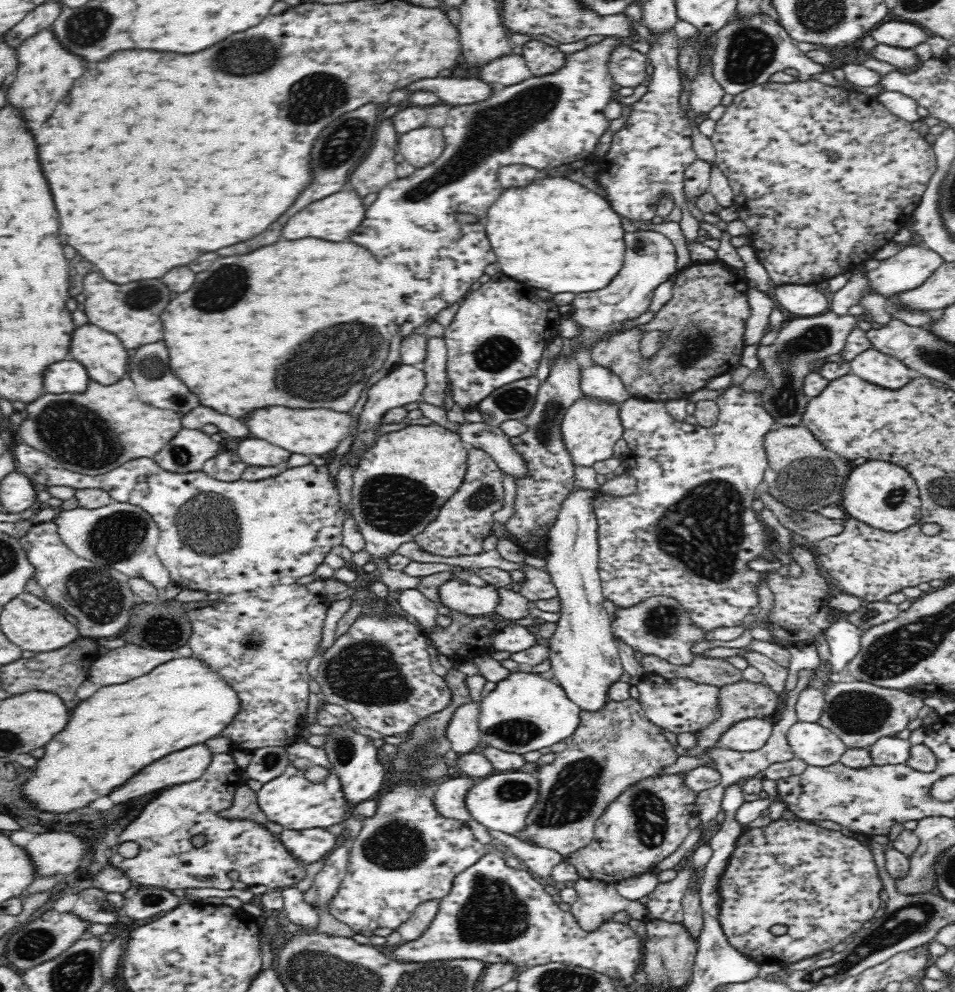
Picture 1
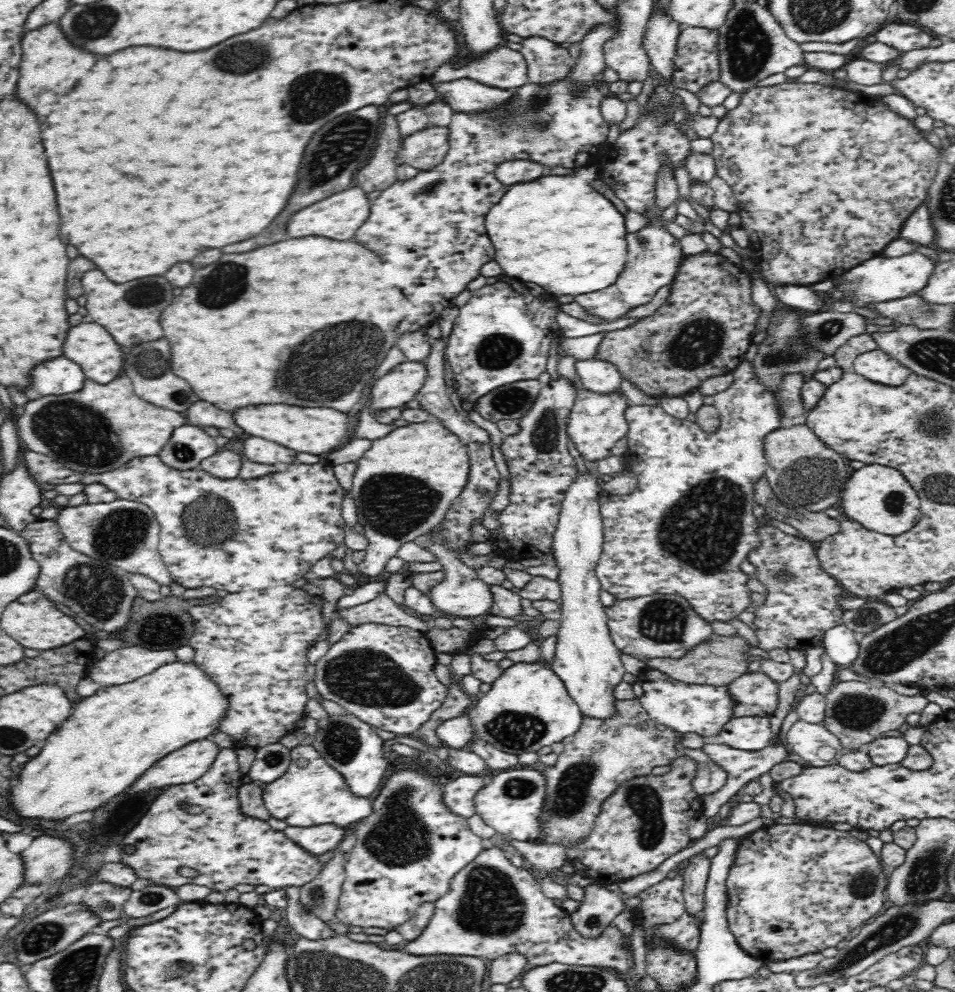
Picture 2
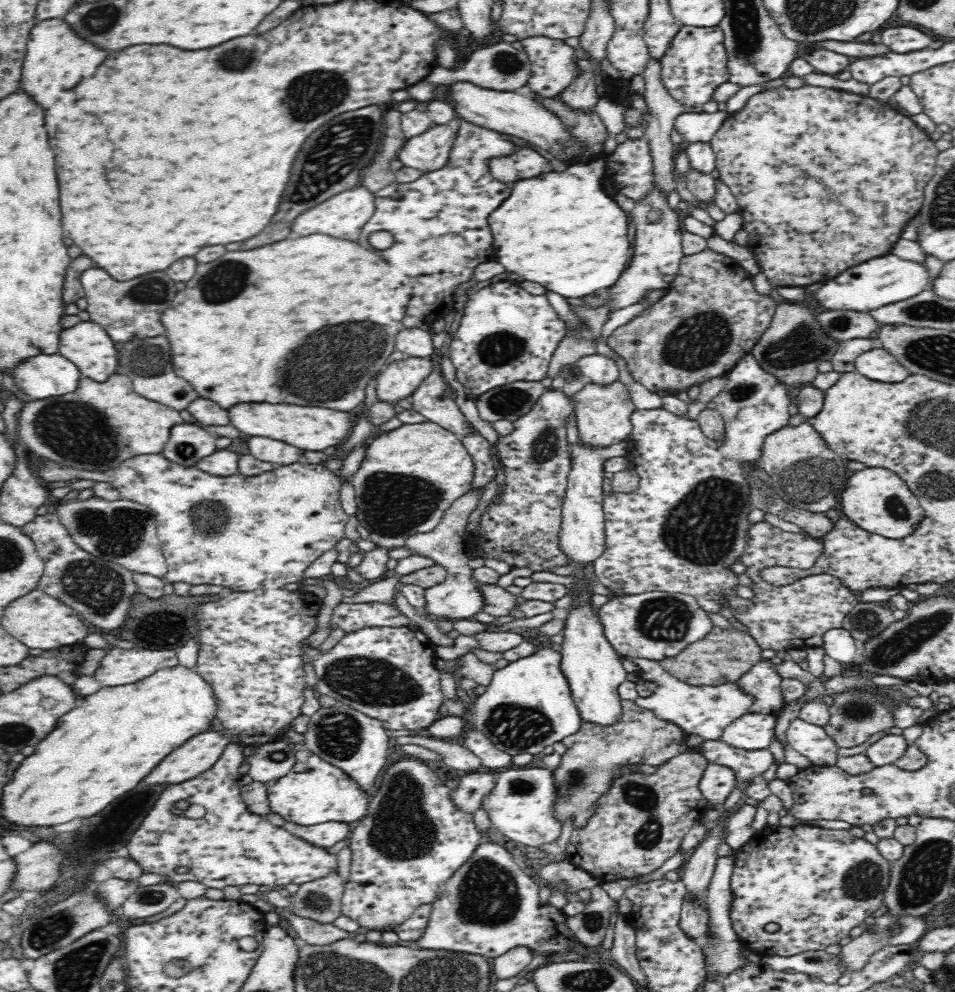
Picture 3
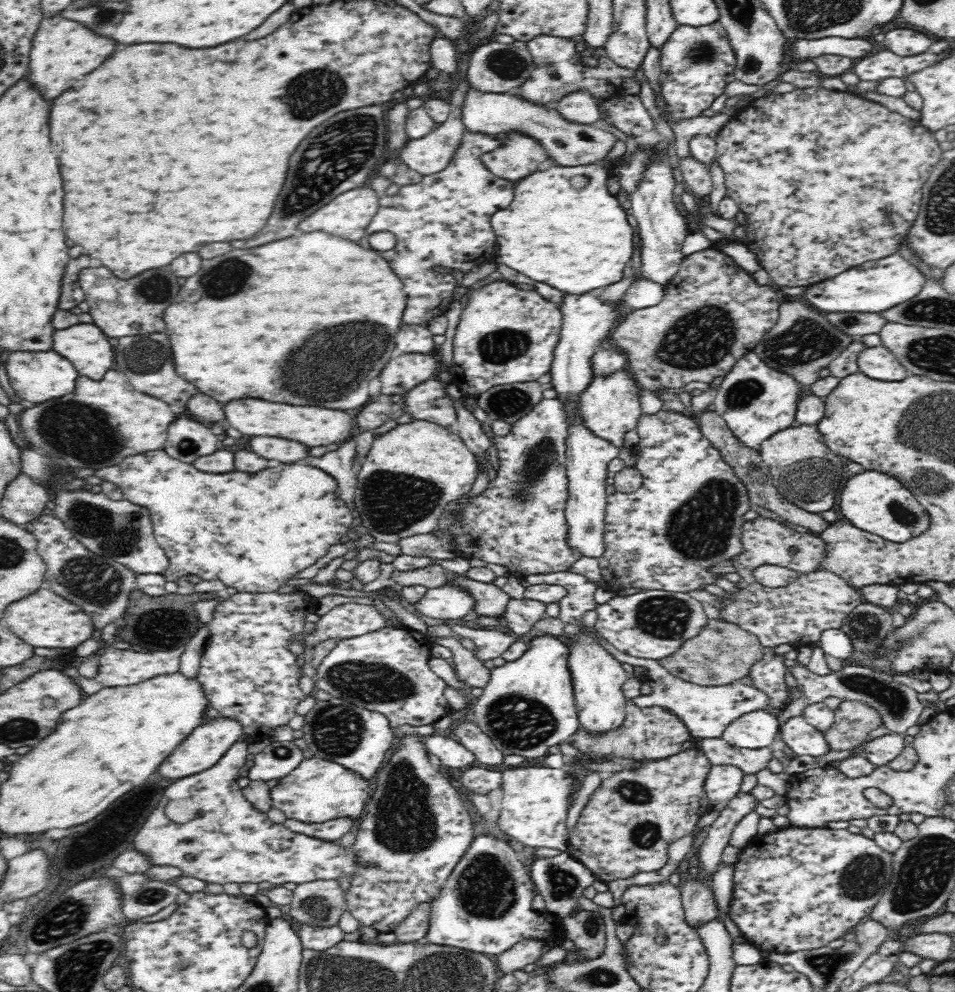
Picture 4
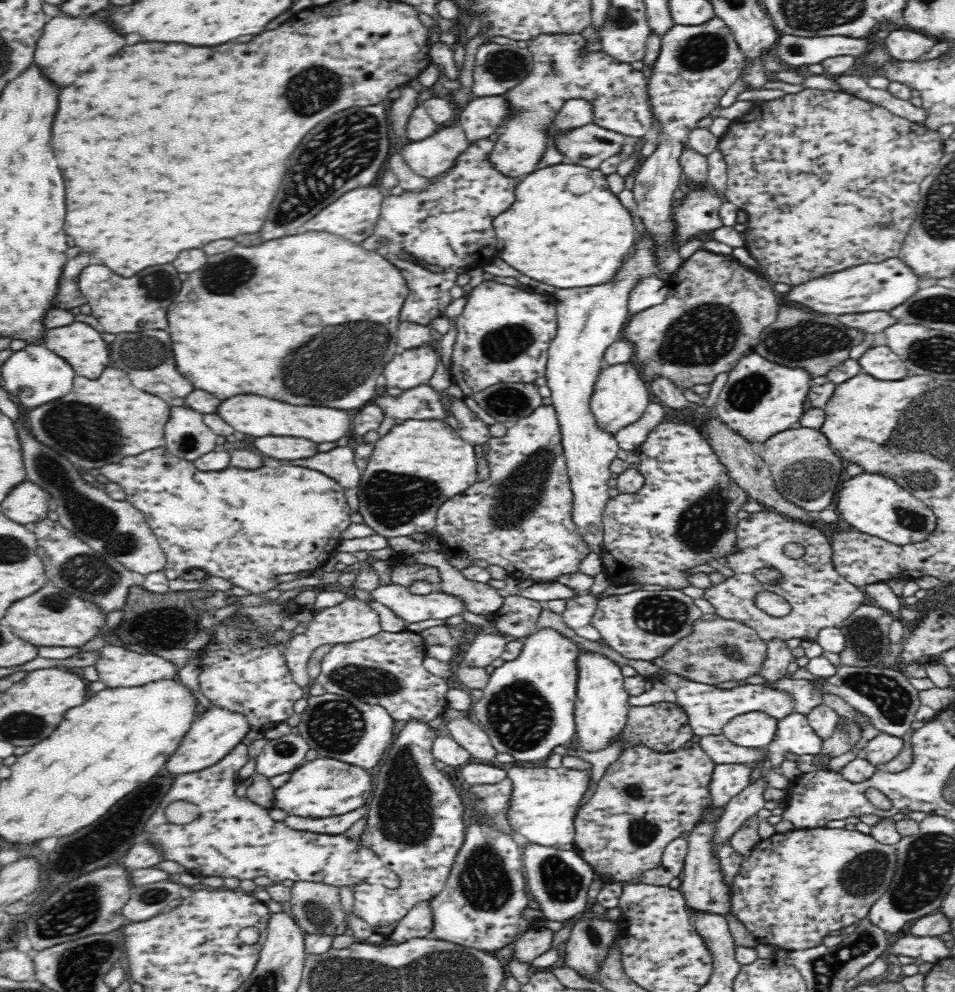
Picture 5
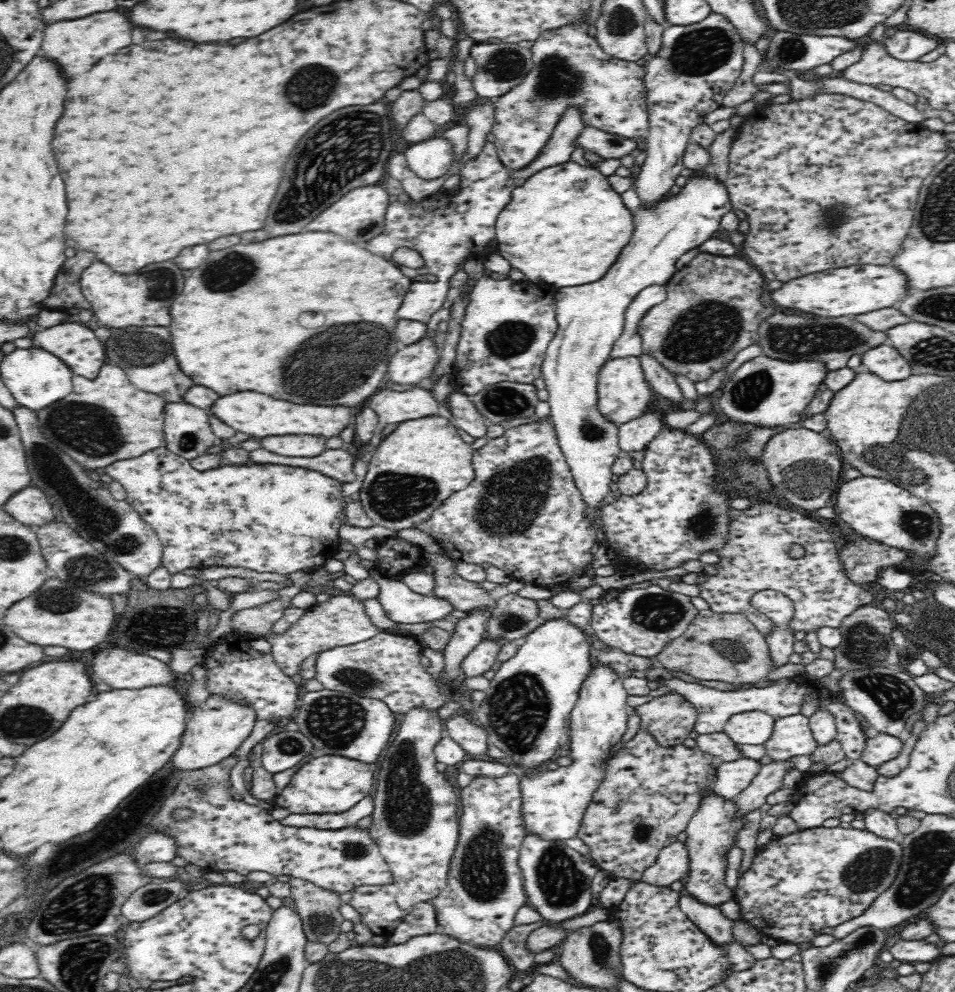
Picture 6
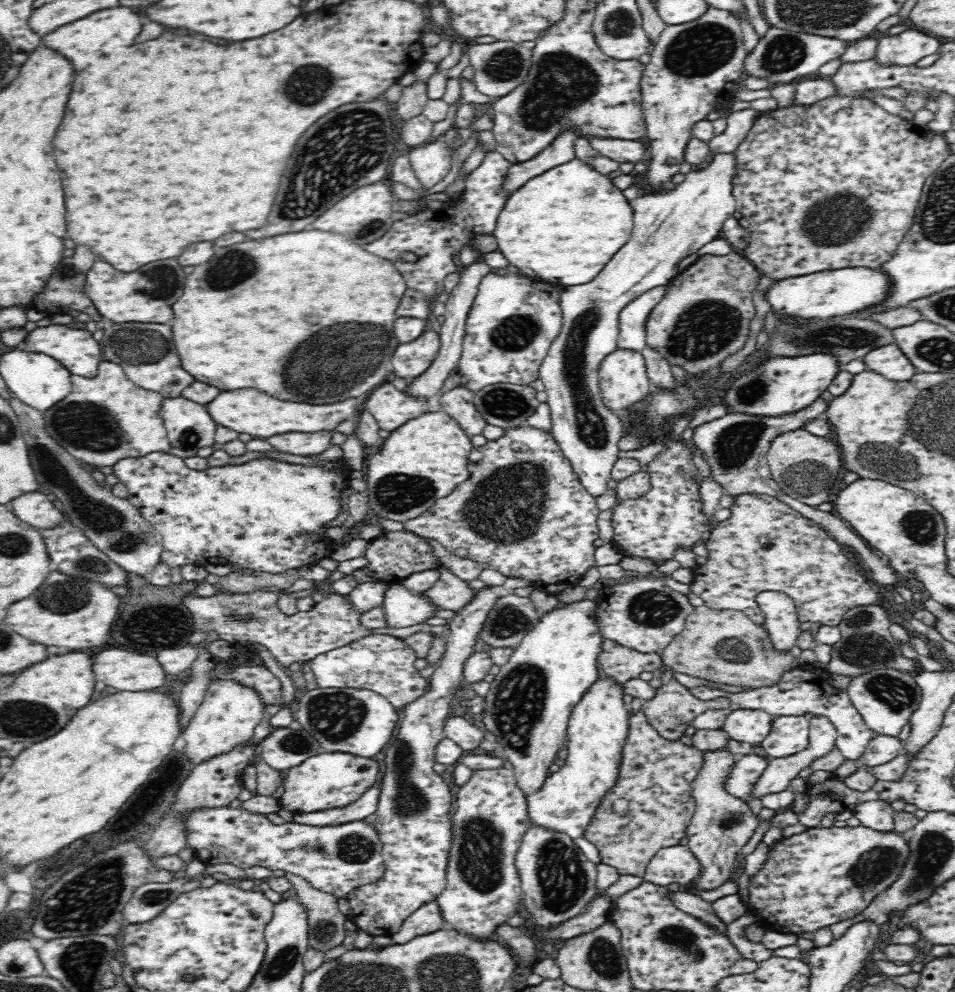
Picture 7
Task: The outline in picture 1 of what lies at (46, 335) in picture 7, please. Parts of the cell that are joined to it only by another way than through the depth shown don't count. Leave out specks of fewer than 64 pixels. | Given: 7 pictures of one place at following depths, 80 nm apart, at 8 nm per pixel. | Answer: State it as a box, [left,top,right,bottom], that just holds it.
[70,324,128,386]

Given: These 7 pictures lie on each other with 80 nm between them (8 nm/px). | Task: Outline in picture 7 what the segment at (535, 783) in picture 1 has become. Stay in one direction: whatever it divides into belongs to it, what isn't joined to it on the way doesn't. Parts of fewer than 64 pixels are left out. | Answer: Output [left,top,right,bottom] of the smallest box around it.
[527,678,629,840]

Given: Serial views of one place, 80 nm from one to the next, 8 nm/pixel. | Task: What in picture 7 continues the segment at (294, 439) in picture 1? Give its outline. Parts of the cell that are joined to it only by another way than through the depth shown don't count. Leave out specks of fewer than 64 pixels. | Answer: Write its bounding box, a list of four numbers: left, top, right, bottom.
[206,388,358,438]

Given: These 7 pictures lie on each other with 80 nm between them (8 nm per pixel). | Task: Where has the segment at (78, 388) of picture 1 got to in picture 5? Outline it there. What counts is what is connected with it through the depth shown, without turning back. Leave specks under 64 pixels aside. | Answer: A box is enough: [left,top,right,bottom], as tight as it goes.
[1,344,76,408]

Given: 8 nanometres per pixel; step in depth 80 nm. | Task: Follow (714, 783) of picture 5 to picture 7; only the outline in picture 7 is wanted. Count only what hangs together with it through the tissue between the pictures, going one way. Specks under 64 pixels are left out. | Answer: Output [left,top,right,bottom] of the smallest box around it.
[725,753,770,814]

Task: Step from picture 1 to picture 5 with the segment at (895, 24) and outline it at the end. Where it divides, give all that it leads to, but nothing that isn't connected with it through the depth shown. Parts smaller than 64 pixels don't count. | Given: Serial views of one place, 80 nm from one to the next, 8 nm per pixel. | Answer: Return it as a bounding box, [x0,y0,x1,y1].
[881,30,935,61]

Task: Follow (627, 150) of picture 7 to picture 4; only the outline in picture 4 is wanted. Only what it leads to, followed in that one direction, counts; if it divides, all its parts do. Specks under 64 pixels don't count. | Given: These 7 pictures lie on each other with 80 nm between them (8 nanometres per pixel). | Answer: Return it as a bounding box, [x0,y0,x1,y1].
[461,89,617,166]

